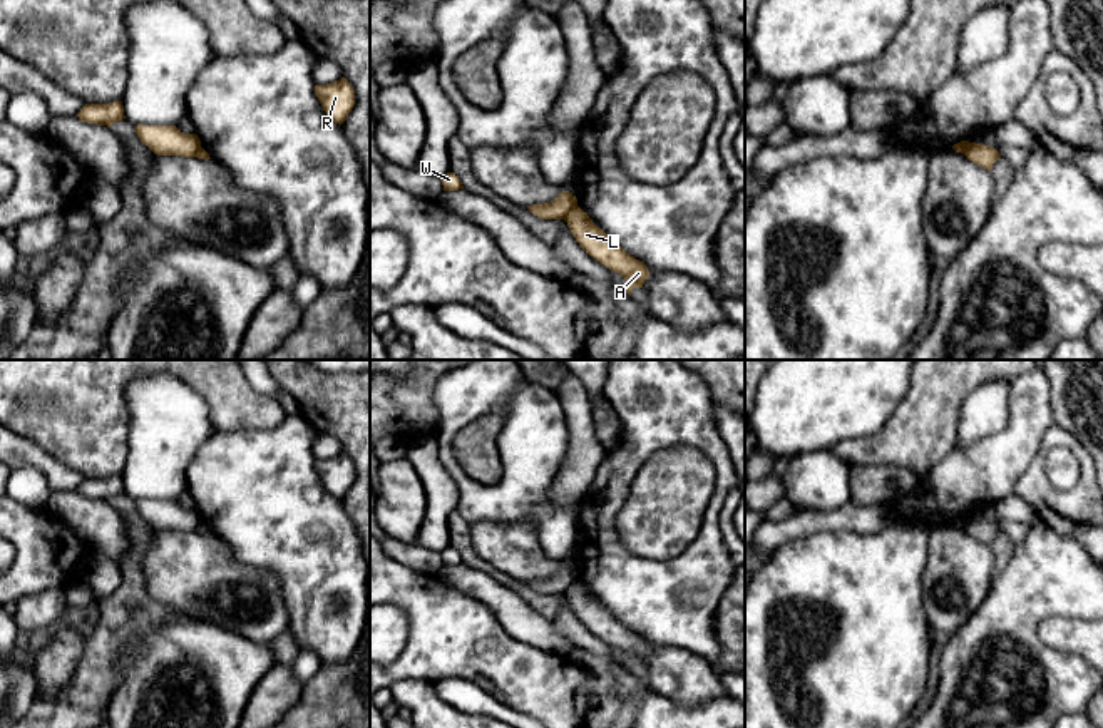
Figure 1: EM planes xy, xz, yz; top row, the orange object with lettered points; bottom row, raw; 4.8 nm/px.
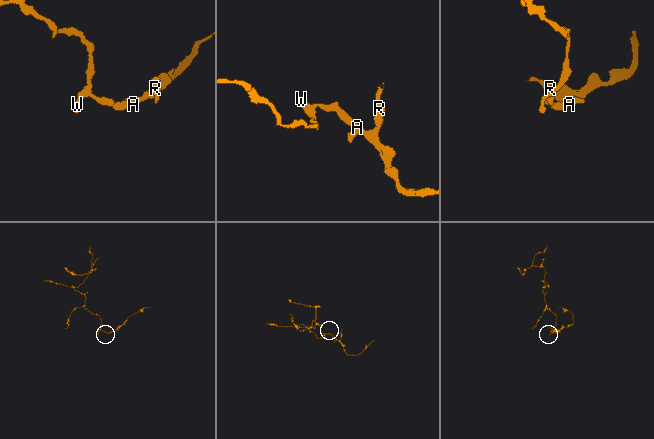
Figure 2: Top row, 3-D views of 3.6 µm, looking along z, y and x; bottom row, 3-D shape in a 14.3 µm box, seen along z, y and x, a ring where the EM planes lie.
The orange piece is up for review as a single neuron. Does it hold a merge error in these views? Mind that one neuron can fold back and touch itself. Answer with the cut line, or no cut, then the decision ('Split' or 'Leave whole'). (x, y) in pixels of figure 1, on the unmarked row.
Split along xz (576, 578), (563, 593). Split

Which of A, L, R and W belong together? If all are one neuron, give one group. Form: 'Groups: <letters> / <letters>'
Groups: A L R / W

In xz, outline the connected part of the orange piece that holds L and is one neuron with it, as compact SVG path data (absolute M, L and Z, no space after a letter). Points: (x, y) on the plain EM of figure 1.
M577 579L567 587L564 596L589 631L611 646L619 648L629 658L623 661L628 669L634 663L643 663L649 651L646 639L614 618Z

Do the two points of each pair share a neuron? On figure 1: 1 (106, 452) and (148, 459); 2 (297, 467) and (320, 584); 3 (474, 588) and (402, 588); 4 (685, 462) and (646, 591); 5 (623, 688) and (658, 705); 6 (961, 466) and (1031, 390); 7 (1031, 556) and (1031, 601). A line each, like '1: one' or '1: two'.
1: two
2: one
3: two
4: two
5: one
6: one
7: one

